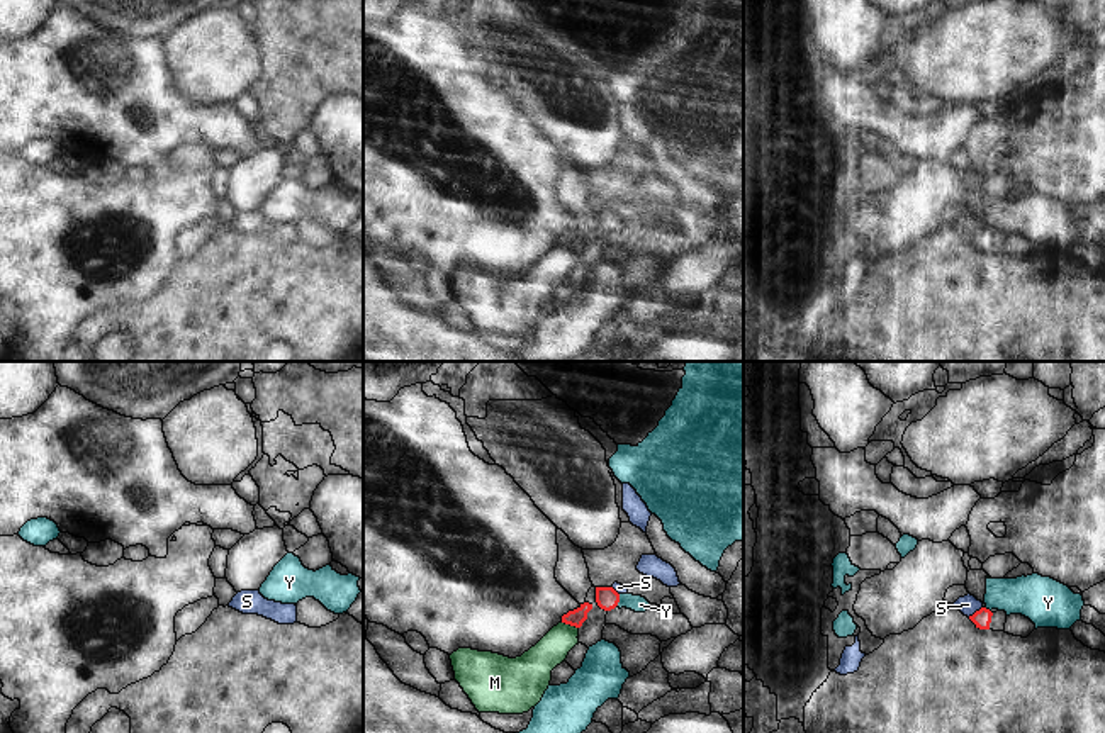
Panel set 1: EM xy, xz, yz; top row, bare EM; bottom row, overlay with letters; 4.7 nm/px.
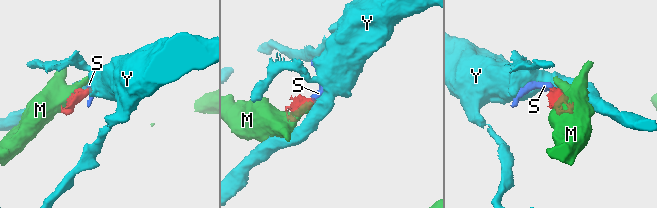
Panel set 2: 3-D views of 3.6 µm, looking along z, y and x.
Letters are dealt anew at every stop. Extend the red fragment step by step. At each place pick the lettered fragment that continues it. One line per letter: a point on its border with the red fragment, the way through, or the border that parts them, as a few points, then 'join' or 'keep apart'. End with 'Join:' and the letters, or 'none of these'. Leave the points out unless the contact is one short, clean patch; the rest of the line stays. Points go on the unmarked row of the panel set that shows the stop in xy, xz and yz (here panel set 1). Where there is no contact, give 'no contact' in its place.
M: meets red in xz at (571, 245); keep apart
S: meets red in yz at (976, 231); runs through yz (981, 238), (976, 231), (968, 224); join
Y: meets red in xz at (618, 221); border along xz (620, 214), (620, 221), (615, 226); keep apart
Join: S

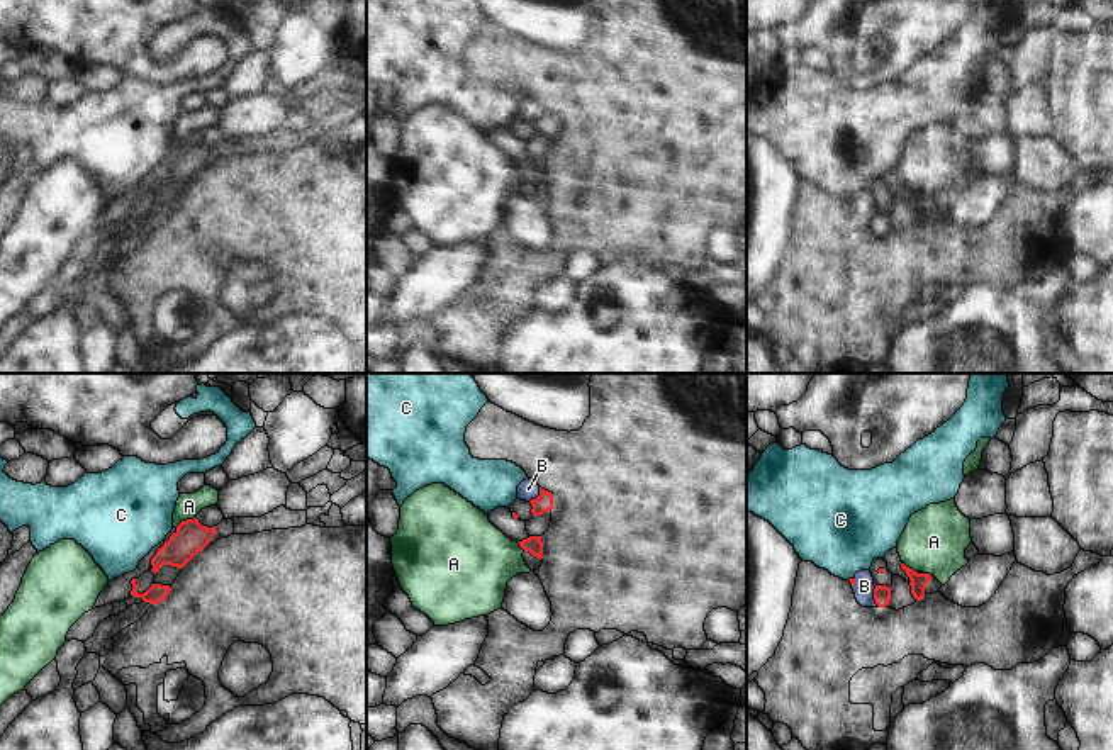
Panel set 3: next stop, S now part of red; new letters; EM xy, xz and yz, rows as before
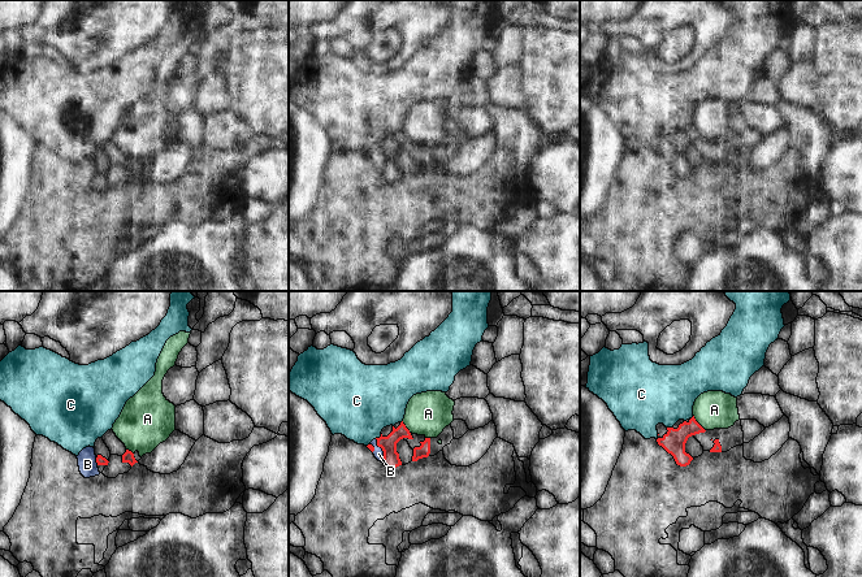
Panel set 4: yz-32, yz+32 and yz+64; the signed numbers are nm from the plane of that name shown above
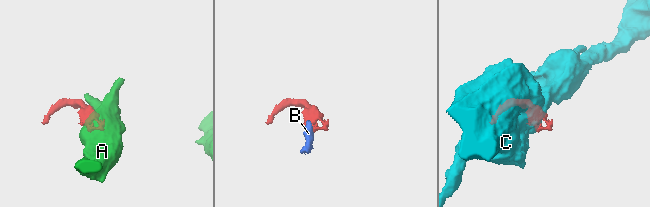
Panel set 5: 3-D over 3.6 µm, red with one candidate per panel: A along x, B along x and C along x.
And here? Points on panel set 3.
A: meets red in xy at (185, 141); keep apart
B: meets red in yz at (874, 216); border along yz (872, 204), (874, 221), (879, 226); keep apart
C: meets red in yz at (849, 199); border along yz (852, 197), (847, 199); keep apart
Join: none of these

